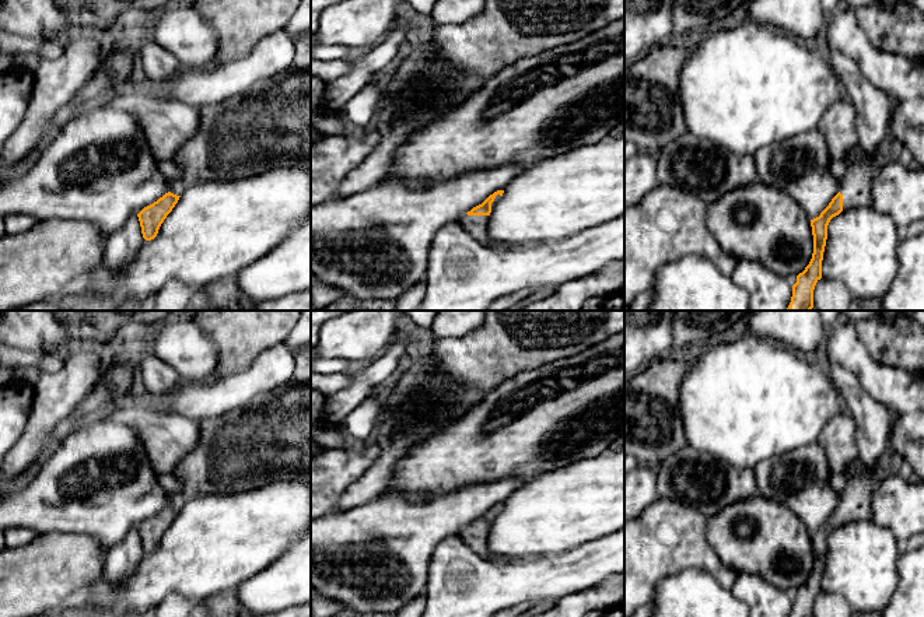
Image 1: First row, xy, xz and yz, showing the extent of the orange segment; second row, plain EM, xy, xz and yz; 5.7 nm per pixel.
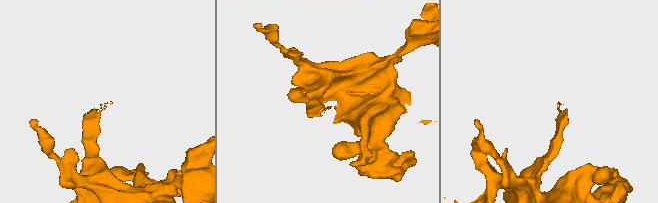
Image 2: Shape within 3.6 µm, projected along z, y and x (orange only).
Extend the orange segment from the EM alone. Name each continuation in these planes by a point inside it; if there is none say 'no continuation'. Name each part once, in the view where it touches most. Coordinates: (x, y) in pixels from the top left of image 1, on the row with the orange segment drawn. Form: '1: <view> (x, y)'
1: xz (476, 225)

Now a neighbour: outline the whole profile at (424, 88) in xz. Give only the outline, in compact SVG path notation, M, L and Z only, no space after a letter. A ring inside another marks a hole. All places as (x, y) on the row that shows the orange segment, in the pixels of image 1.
M423 35L412 43L412 52L403 59L382 98L375 116L375 125L381 133L377 148L354 168L340 183L335 199L349 197L378 185L388 175L399 148L421 127L442 119L454 112L473 92L479 91L489 77L465 76L449 67L434 52L430 39Z

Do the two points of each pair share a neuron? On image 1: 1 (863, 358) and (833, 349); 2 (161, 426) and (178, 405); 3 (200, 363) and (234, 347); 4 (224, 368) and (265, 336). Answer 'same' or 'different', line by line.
1: same
2: different
3: different
4: same

